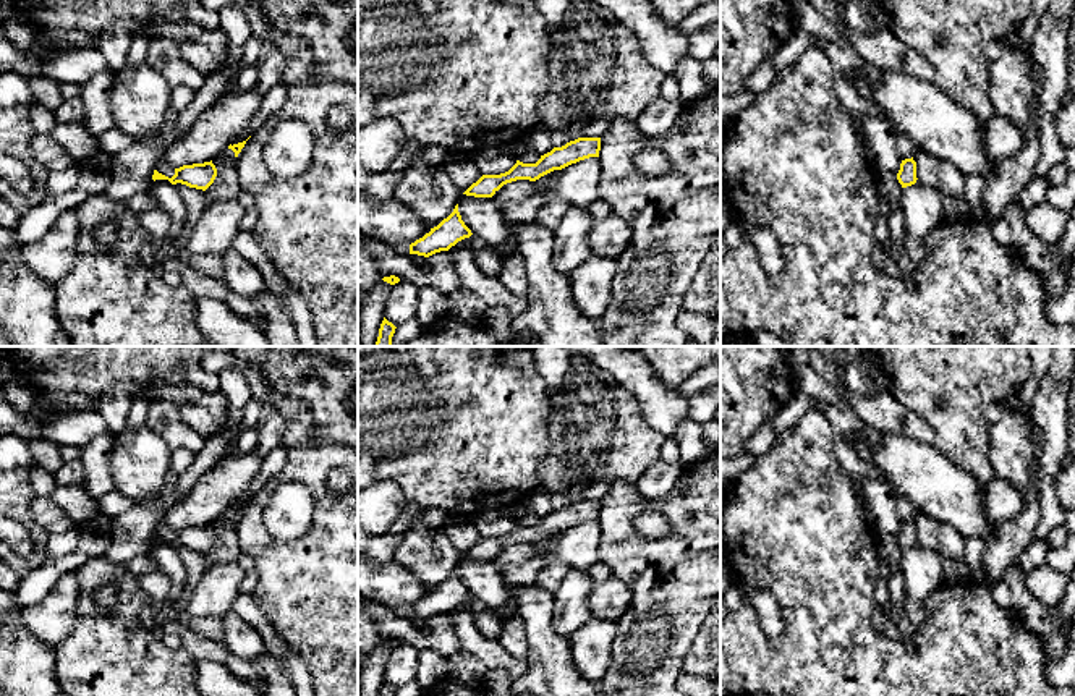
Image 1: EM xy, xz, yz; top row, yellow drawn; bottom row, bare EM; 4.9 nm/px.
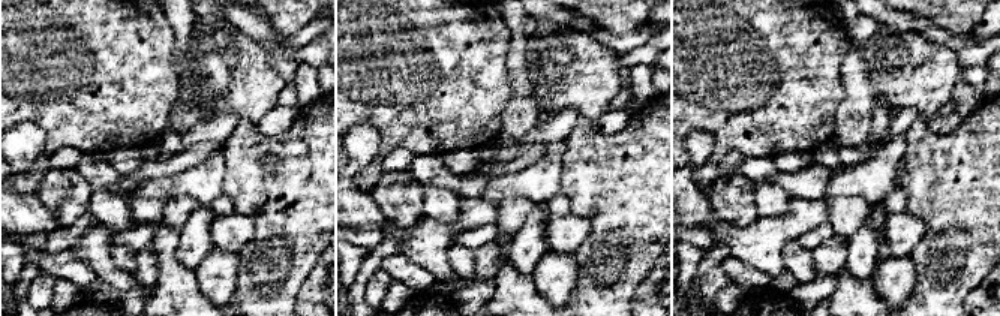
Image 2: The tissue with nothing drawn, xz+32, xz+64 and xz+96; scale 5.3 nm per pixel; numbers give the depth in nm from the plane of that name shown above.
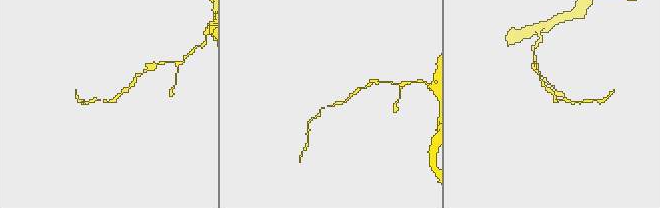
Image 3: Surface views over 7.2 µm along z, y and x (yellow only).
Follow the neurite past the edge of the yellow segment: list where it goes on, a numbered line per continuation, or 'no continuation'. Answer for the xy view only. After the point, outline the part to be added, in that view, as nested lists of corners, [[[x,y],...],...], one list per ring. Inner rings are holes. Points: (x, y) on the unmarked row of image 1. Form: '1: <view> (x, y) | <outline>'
1: xy (162, 528) | [[[165,513],[157,518],[155,533],[168,541],[175,537],[175,531],[167,524]]]

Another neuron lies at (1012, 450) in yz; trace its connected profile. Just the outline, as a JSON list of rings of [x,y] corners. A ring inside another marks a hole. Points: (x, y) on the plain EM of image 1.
[[[1018,390],[1001,405],[1002,416],[989,427],[989,456],[994,476],[1025,494],[1033,476],[1031,463],[1036,460],[1036,447],[1030,414],[1017,405],[1017,393]]]

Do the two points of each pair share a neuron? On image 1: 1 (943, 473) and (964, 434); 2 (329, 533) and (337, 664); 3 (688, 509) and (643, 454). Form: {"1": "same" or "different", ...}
{"1": "different", "2": "same", "3": "different"}

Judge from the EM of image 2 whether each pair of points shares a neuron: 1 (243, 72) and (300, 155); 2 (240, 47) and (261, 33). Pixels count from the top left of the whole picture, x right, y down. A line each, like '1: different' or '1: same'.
1: different
2: different

